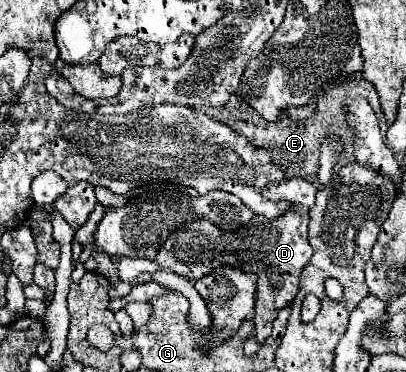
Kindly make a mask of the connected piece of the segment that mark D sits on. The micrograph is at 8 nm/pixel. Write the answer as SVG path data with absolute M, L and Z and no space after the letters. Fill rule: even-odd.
M291 205L283 217L277 219L253 219L251 223L235 229L223 231L209 221L191 221L181 225L171 233L165 245L159 249L155 263L191 281L213 273L215 267L227 265L241 269L245 273L257 275L257 295L255 295L255 339L261 343L271 335L277 311L293 301L299 289L299 273L311 259L313 251L307 241L307 209Z

